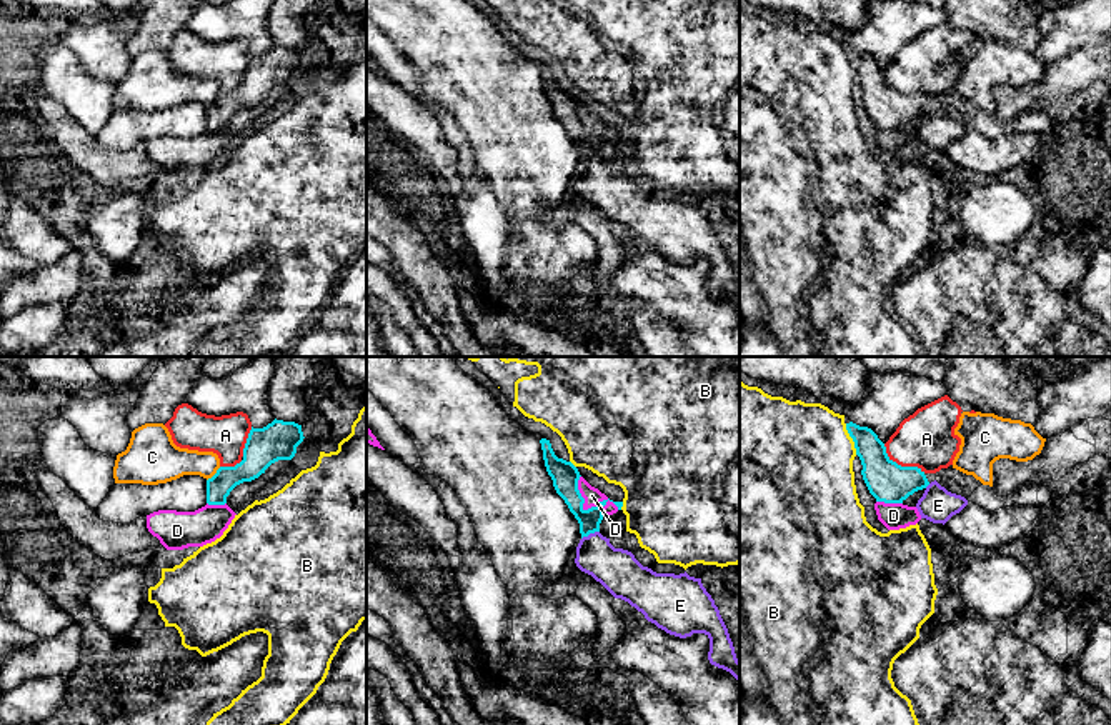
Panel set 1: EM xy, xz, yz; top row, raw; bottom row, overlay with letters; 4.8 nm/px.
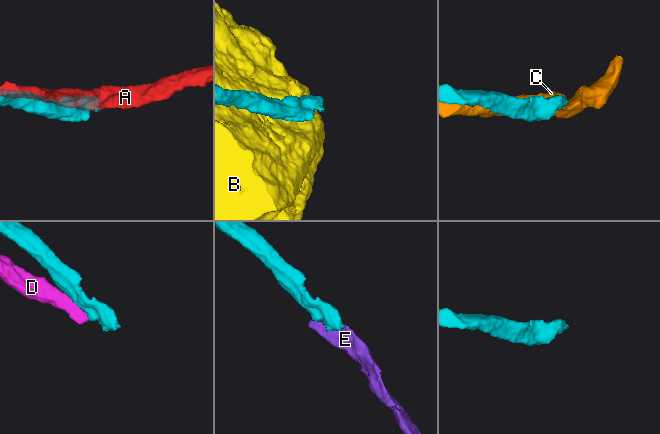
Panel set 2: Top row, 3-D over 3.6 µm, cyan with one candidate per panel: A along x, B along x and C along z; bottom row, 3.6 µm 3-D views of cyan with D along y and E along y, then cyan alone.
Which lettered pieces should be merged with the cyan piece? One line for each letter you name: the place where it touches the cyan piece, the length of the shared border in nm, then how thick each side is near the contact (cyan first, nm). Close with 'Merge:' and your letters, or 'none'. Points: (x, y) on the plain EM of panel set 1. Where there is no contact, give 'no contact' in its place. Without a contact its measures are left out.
Merge: none

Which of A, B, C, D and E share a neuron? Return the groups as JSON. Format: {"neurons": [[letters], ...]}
{"neurons": [["A"], ["B"], ["C"], ["D", "E"]]}

